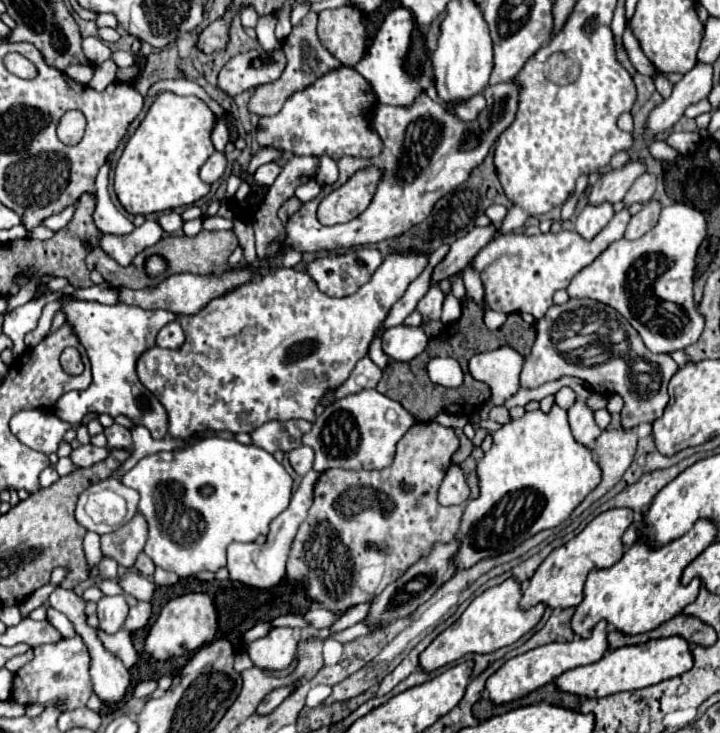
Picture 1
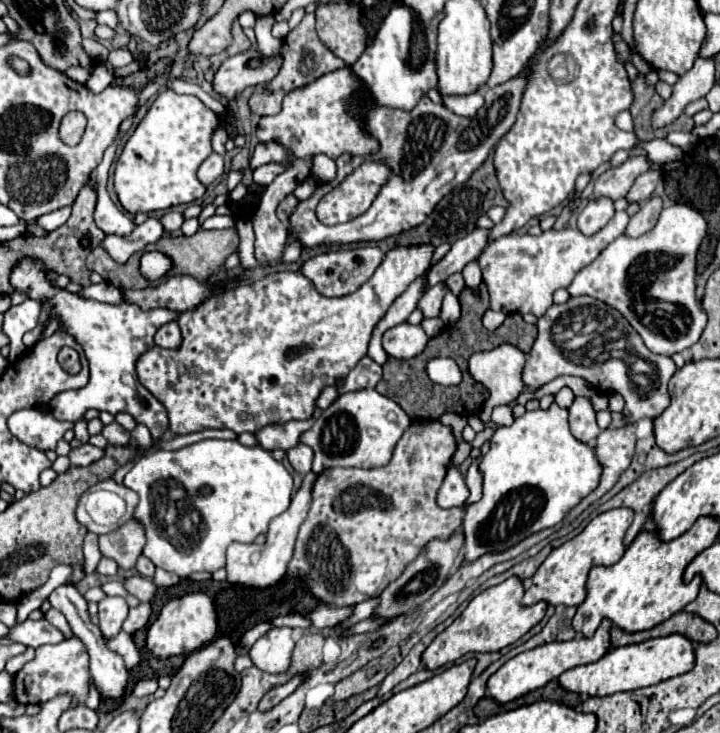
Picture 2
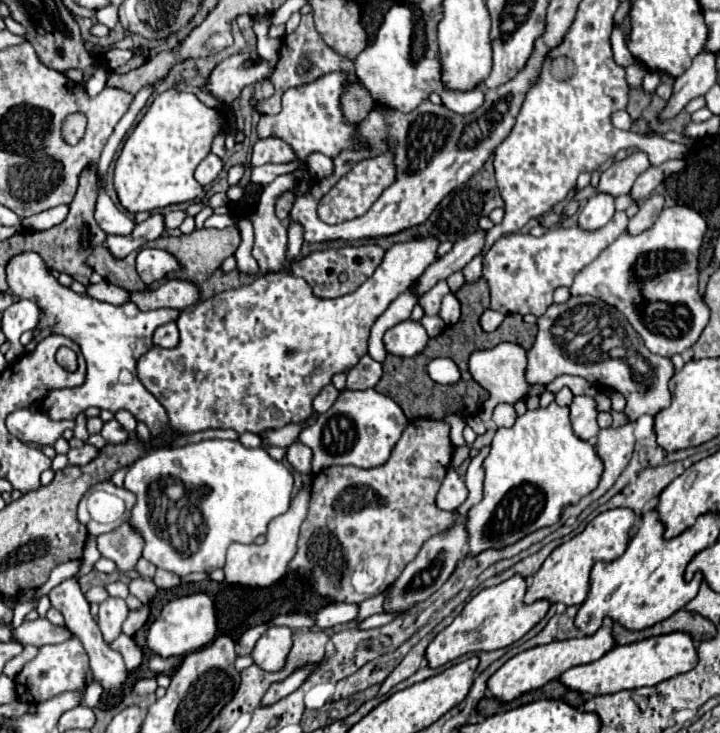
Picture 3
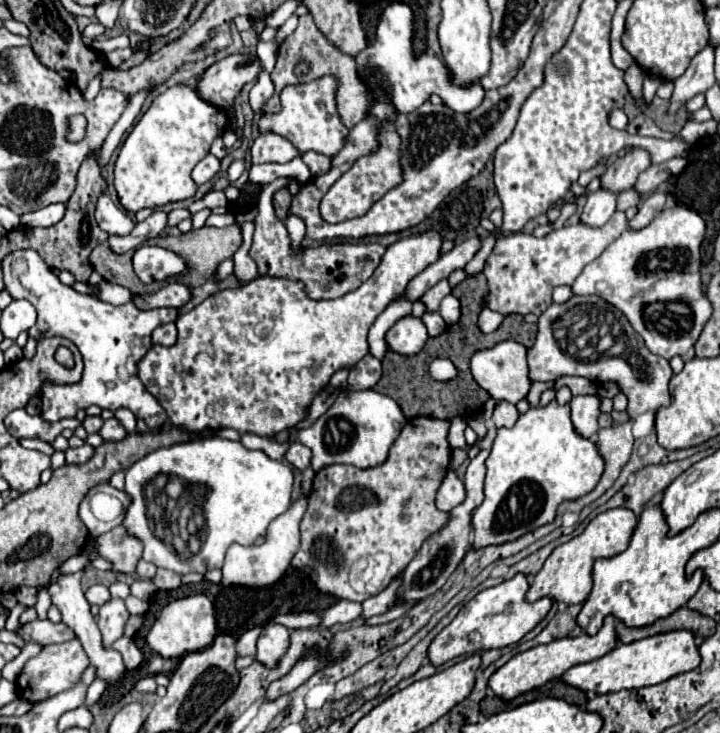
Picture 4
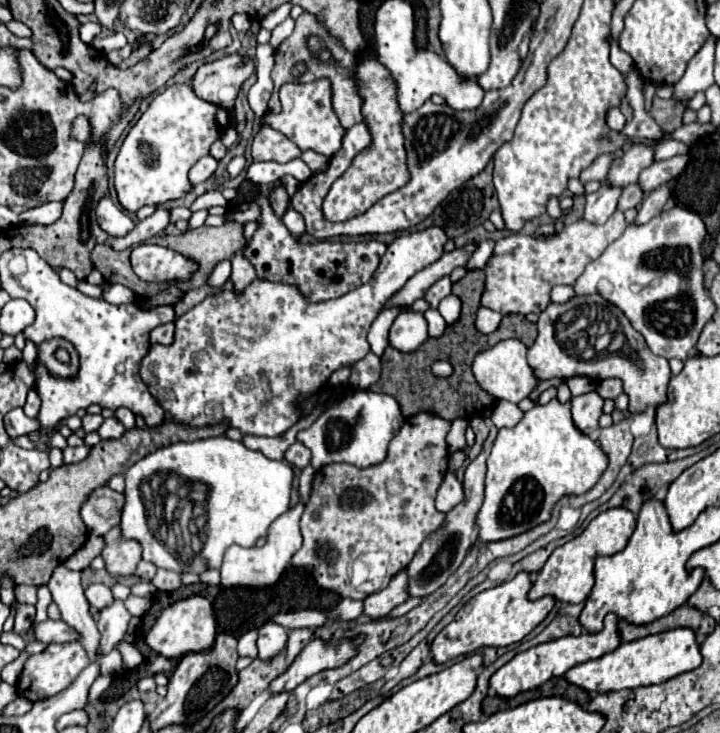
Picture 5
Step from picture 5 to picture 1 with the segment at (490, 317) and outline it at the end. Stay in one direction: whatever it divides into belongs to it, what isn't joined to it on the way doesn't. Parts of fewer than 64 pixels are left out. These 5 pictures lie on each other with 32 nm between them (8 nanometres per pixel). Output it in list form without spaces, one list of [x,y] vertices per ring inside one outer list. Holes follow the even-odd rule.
[[[486,310],[484,314],[484,324],[488,330],[498,330],[502,324],[506,322],[506,314],[504,312],[496,312],[496,310]]]

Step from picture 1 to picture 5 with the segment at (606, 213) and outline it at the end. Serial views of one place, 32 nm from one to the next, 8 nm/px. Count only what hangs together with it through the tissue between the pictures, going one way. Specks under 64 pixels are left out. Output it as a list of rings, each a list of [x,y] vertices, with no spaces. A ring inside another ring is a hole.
[[[602,184],[598,192],[586,196],[586,210],[584,210],[584,220],[602,224],[606,222],[618,204],[618,198],[622,194],[622,188],[612,188],[610,184]]]

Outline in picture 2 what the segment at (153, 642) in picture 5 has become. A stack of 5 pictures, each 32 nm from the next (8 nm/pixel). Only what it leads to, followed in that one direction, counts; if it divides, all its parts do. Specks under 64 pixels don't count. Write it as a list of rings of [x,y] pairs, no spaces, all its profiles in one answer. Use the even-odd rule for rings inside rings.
[[[204,592],[186,594],[182,598],[170,600],[160,616],[154,620],[152,628],[148,628],[146,648],[158,658],[170,658],[180,654],[190,654],[206,644],[210,644],[216,636],[216,612],[212,600]]]

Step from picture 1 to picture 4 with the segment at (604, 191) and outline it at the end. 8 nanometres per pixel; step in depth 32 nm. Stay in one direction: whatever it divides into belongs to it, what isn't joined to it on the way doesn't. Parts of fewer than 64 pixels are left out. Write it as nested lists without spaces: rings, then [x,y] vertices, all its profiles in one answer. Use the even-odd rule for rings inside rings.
[[[632,148],[626,152],[626,156],[616,158],[602,176],[602,188],[612,192],[624,192],[626,188],[634,186],[638,180],[638,174],[650,166],[650,152],[644,148]]]

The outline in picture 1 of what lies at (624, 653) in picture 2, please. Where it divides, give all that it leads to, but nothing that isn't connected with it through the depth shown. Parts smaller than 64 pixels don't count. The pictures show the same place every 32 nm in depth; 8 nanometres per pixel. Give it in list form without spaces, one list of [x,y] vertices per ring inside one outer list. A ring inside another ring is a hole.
[[[668,636],[668,638],[648,640],[636,646],[624,646],[624,648],[610,650],[594,664],[578,666],[578,668],[564,672],[560,678],[556,678],[556,686],[564,692],[572,692],[578,696],[602,698],[602,696],[610,696],[616,692],[640,690],[640,688],[658,684],[662,680],[688,672],[692,666],[694,666],[694,656],[692,656],[690,644],[682,636]]]

